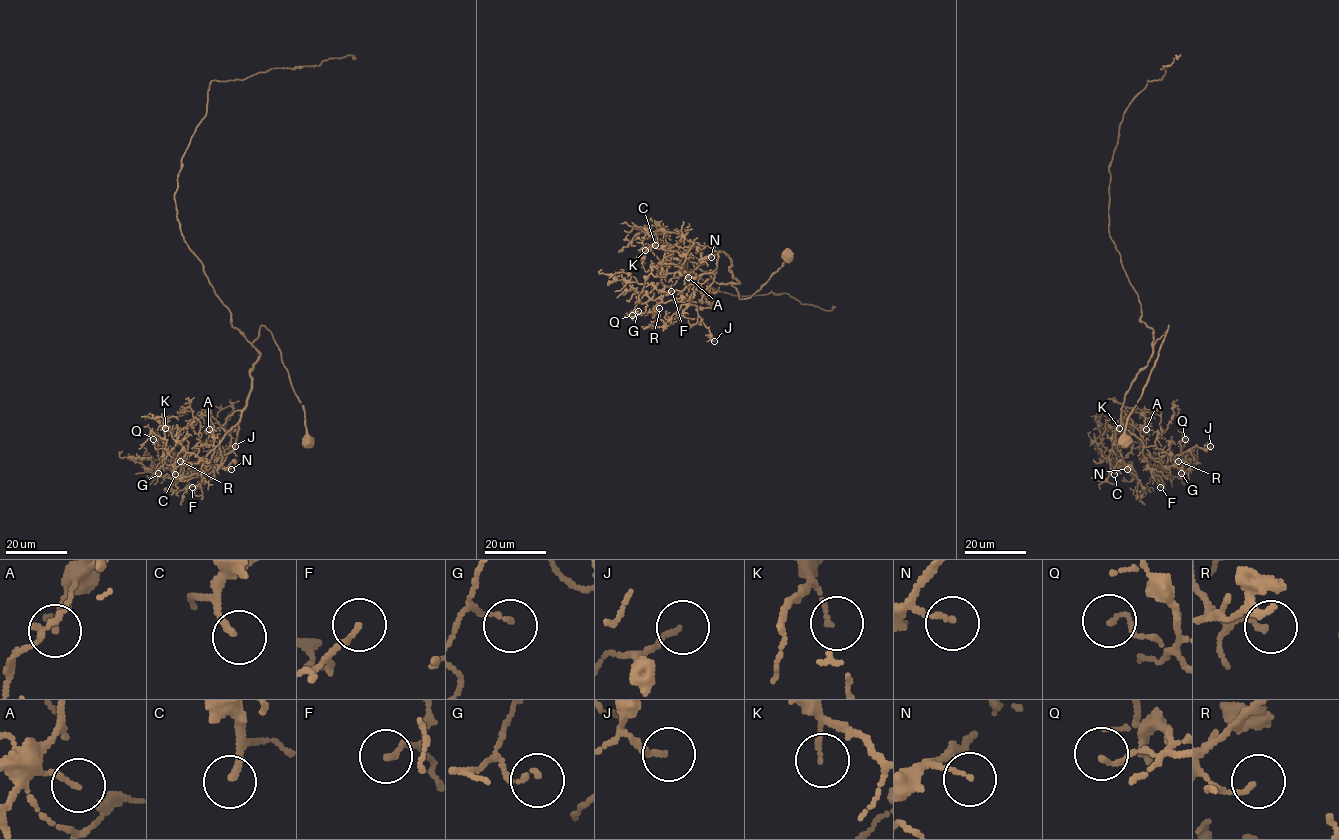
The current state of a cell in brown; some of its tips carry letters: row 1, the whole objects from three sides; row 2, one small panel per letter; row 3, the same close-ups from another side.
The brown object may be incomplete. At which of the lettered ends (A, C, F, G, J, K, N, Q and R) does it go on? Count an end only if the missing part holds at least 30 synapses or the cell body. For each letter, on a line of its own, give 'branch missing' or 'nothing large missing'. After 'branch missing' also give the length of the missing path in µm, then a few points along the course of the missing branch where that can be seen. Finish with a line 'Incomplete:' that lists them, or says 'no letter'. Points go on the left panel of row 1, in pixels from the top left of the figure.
A: nothing large missing
C: branch missing | 15 µm | (175, 474), (173, 485), (159, 498)
F: nothing large missing
G: nothing large missing
J: nothing large missing
K: nothing large missing
N: nothing large missing
Q: nothing large missing
R: nothing large missing
Incomplete: C

